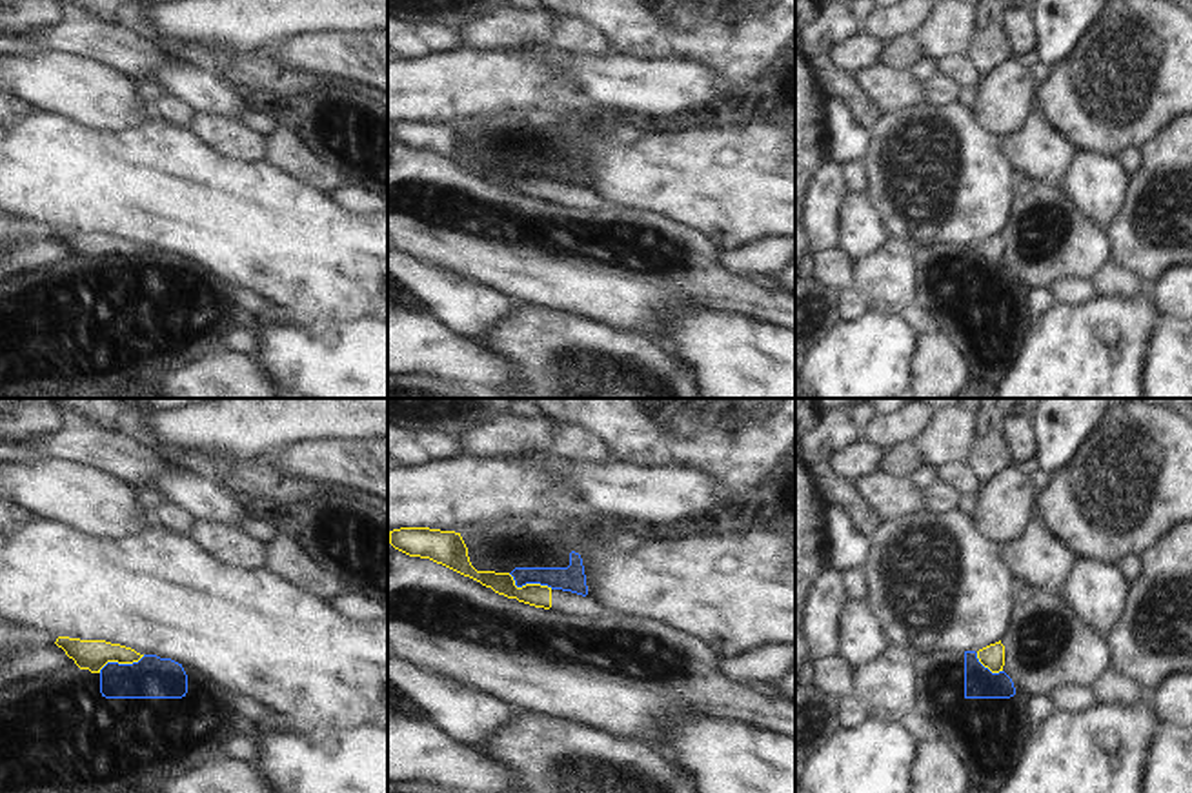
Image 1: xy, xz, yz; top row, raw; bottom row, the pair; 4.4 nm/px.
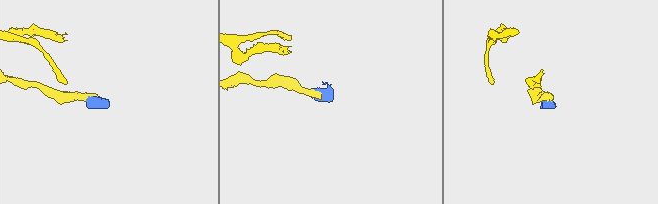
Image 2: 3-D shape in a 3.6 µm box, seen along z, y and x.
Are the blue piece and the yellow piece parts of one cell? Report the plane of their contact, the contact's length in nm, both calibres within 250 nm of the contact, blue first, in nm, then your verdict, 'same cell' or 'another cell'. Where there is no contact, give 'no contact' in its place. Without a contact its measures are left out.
contact in xz; length 220 nm; calibres 110 and 100 nm; same cell

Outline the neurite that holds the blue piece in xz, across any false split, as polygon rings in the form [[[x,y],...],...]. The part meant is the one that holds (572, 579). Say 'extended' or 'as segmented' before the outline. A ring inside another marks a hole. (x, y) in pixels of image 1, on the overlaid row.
extended | [[[400,527],[388,531],[389,544],[409,555],[429,558],[464,577],[491,587],[495,593],[535,607],[551,607],[551,591],[562,589],[586,597],[586,575],[579,553],[570,553],[568,567],[515,567],[511,573],[477,571],[468,557],[468,547],[455,531],[429,527]]]

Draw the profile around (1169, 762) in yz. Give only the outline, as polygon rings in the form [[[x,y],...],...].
[[[1163,726],[1147,755],[1143,793],[1192,793],[1192,728]]]

